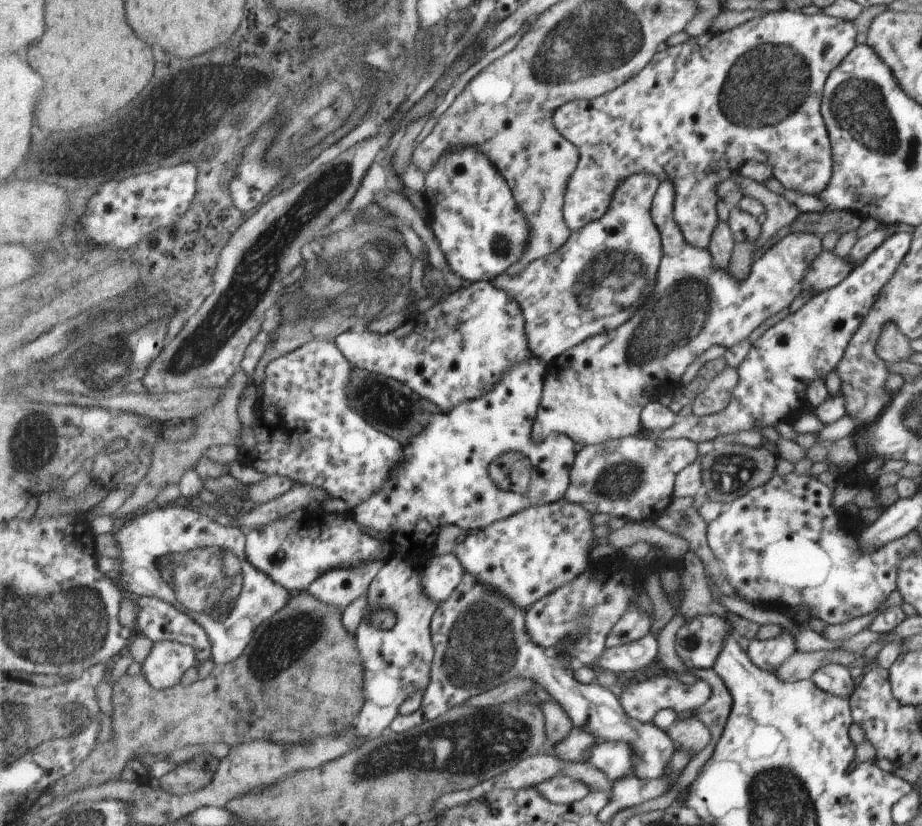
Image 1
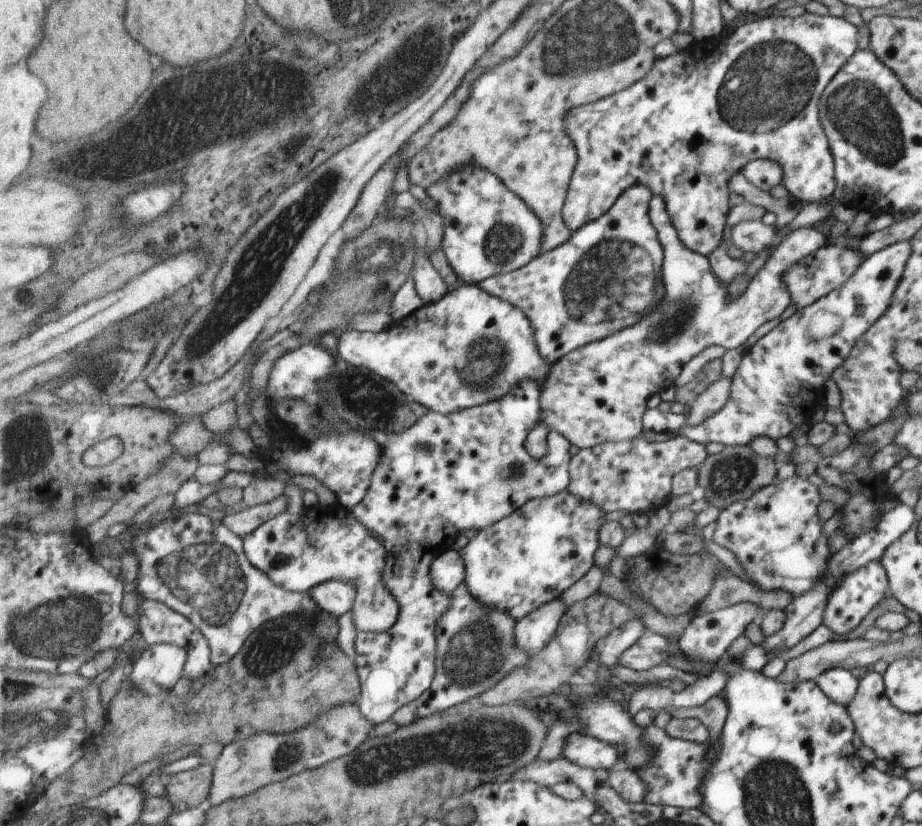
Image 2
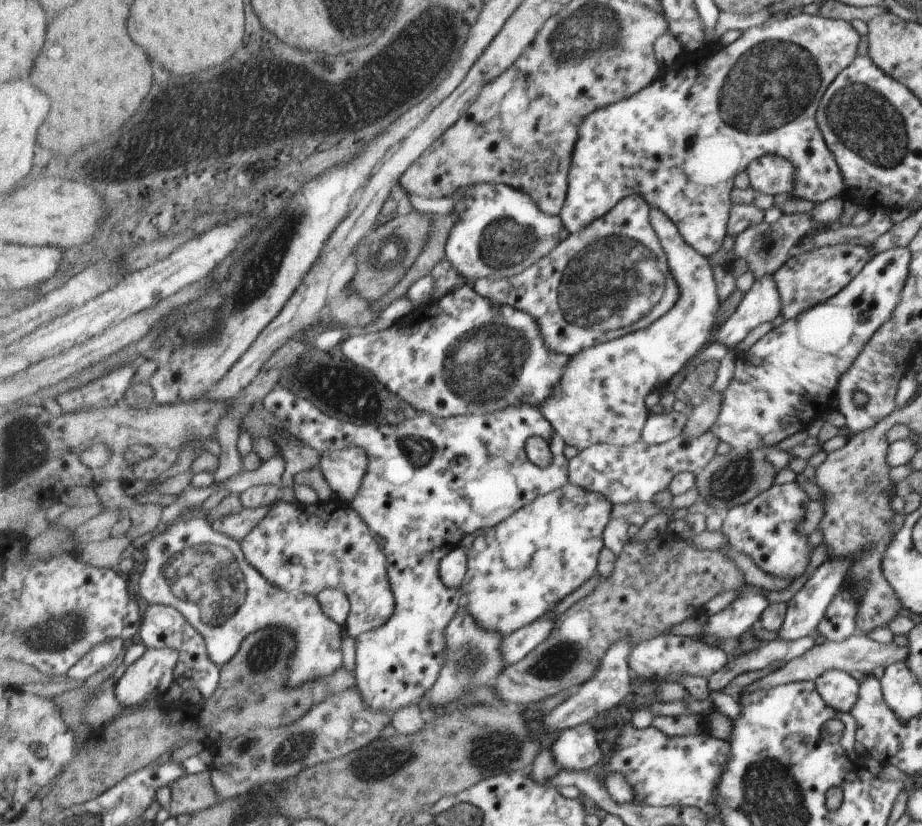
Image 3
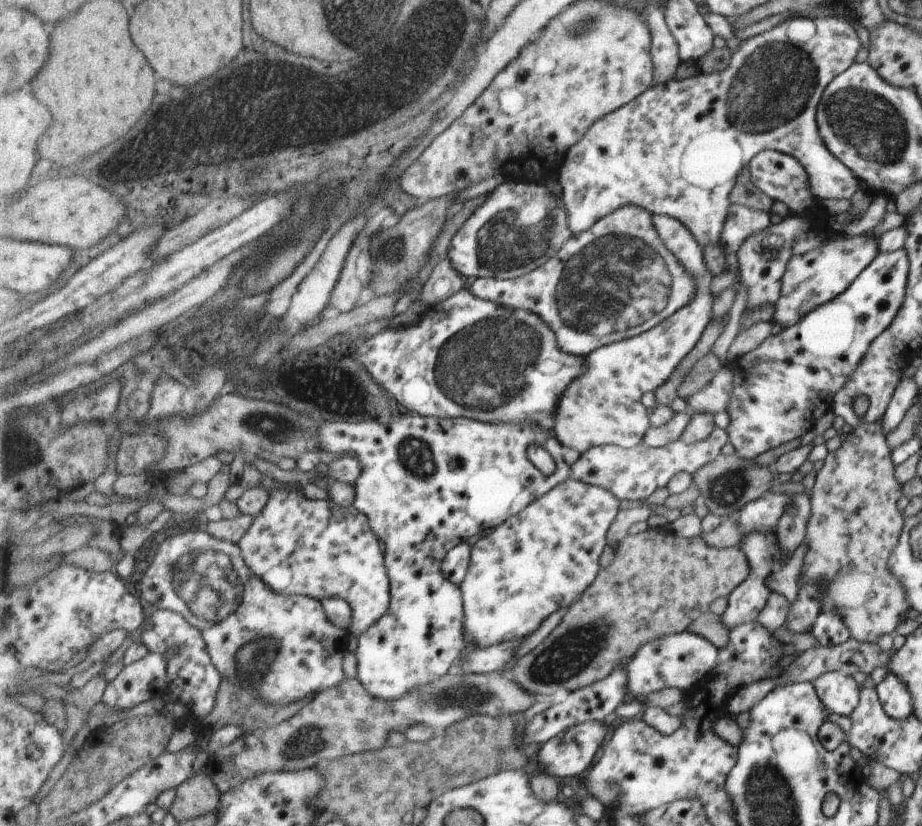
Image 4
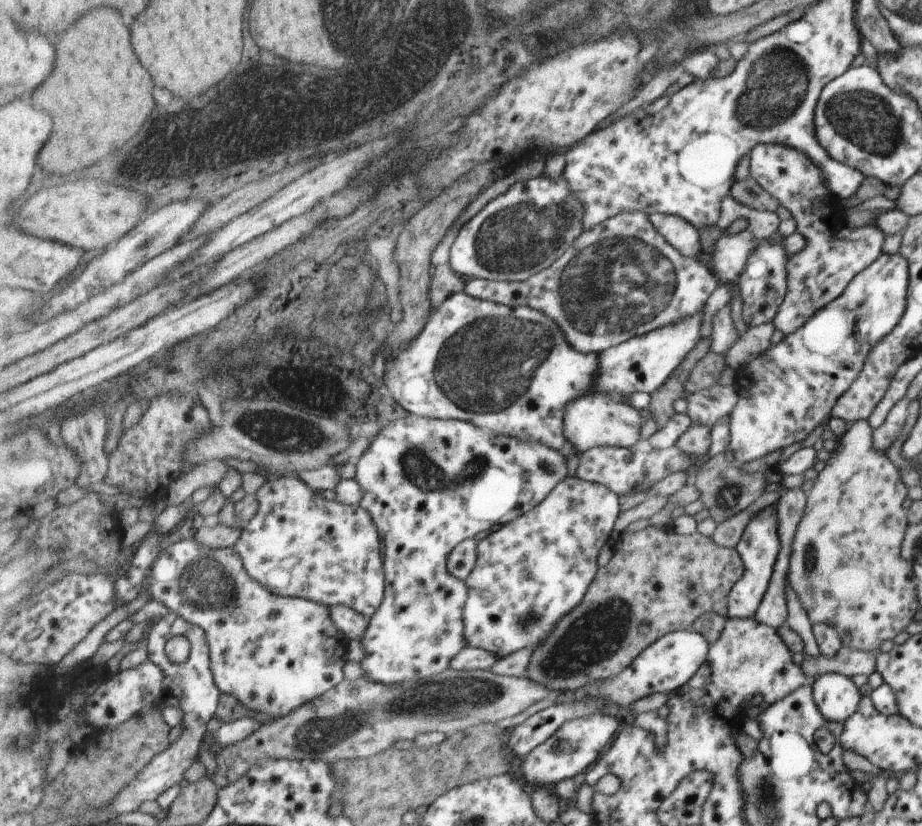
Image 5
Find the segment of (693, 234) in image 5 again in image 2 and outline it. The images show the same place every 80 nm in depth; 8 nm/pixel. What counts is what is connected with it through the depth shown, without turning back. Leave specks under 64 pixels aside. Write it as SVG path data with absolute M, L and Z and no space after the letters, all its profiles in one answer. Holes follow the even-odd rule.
M653 197L650 218L653 226L656 226L657 234L661 234L660 245L665 246L664 298L659 306L653 308L654 311L648 317L640 318L635 326L613 333L601 342L592 342L574 350L554 364L548 382L543 385L540 400L541 424L529 433L527 440L529 454L537 460L547 456L548 434L552 430L564 434L565 438L579 449L591 448L601 443L632 441L640 437L644 432L644 416L649 408L648 400L652 396L659 395L665 386L671 386L673 378L681 372L681 366L703 348L715 344L725 350L737 349L761 324L777 319L790 304L790 296L781 282L781 274L791 264L798 263L800 258L815 253L820 246L827 244L825 235L815 227L793 229L779 241L771 256L767 256L763 266L747 283L743 294L735 300L729 300L727 285L722 285L709 270L709 262L705 262L705 255L699 256L698 251L686 247L676 233L661 197Z

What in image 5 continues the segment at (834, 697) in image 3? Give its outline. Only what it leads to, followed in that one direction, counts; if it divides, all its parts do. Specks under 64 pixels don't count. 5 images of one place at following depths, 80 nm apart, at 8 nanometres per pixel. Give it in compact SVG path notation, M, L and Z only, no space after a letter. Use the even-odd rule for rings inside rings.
M839 673L819 675L812 682L812 701L826 721L842 723L859 702L859 689L848 676Z

